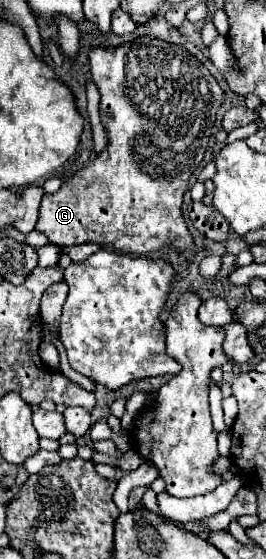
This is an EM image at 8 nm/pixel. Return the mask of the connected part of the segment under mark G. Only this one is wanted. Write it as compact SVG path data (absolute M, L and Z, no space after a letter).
M142 36L142 38L136 38L132 42L126 42L118 48L94 48L90 50L90 72L92 72L92 80L94 84L98 86L98 92L100 92L100 120L106 128L106 134L108 134L108 144L106 148L96 154L88 166L84 166L82 170L74 172L68 180L62 182L60 190L54 192L54 194L44 194L42 196L42 202L40 202L40 216L38 216L38 224L36 224L36 230L46 234L48 240L52 244L64 244L64 246L74 246L74 244L84 244L84 242L94 242L102 248L108 248L108 250L116 250L116 252L122 252L122 254L134 254L134 256L144 256L148 254L150 250L156 250L164 244L174 244L174 240L178 238L178 248L180 252L184 252L184 256L192 256L192 236L182 220L182 196L188 188L188 182L190 182L190 176L192 172L198 168L198 164L202 162L204 158L204 152L208 148L208 142L210 142L210 136L212 136L212 126L214 126L214 120L216 120L216 110L218 106L222 104L224 100L224 92L222 88L218 86L216 78L208 72L208 68L196 58L192 56L188 50L184 50L182 46L176 46L176 44L170 44L170 42L162 42L158 38L150 38L150 36Z

